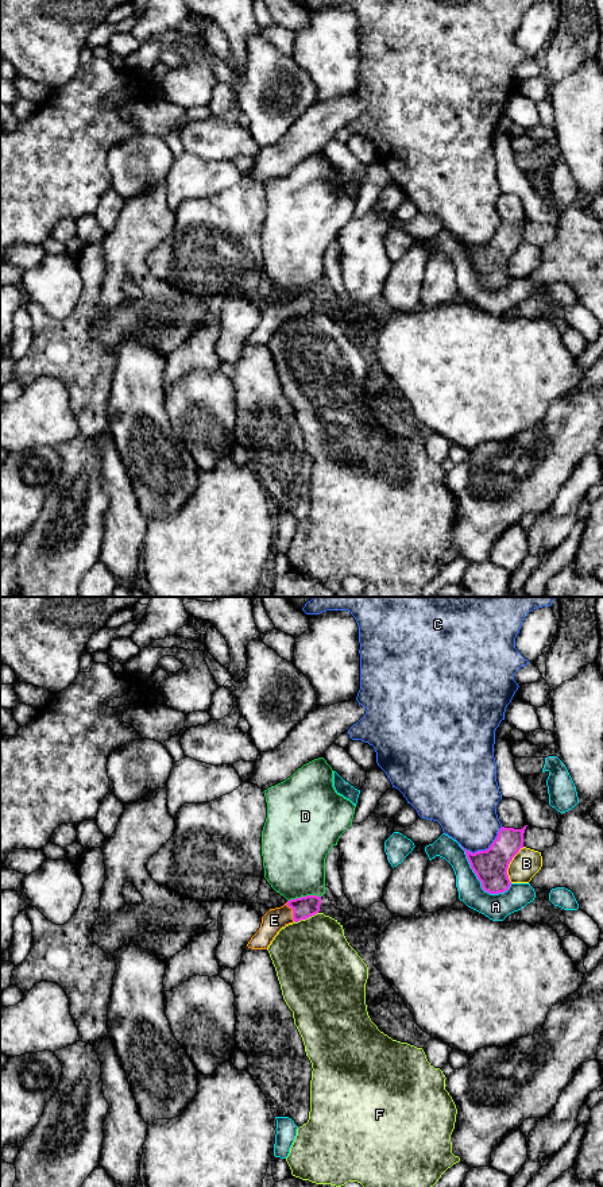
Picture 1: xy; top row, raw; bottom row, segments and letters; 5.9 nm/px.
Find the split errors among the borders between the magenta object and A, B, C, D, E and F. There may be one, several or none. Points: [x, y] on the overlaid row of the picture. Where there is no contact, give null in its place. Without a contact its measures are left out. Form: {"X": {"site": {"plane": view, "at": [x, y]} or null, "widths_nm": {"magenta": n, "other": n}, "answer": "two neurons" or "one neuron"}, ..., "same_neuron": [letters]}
{"A": {"site": {"plane": "xy", "at": [479, 879]}, "widths_nm": {"magenta": 200, "other": 160}, "answer": "two neurons"}, "B": {"site": {"plane": "xy", "at": [509, 863]}, "widths_nm": {"magenta": 200, "other": 170}, "answer": "two neurons"}, "C": {"site": {"plane": "xy", "at": [486, 850]}, "widths_nm": {"magenta": 200, "other": 340}, "answer": "two neurons"}, "D": {"site": {"plane": "xy", "at": [304, 897]}, "widths_nm": {"magenta": 130, "other": 360}, "answer": "two neurons"}, "E": {"site": {"plane": "xy", "at": [293, 912]}, "widths_nm": {"magenta": 130, "other": 140}, "answer": "one neuron"}, "F": {"site": {"plane": "xy", "at": [305, 918]}, "widths_nm": {"magenta": 130, "other": 460}, "answer": "two neurons"}, "same_neuron": ["E"]}

